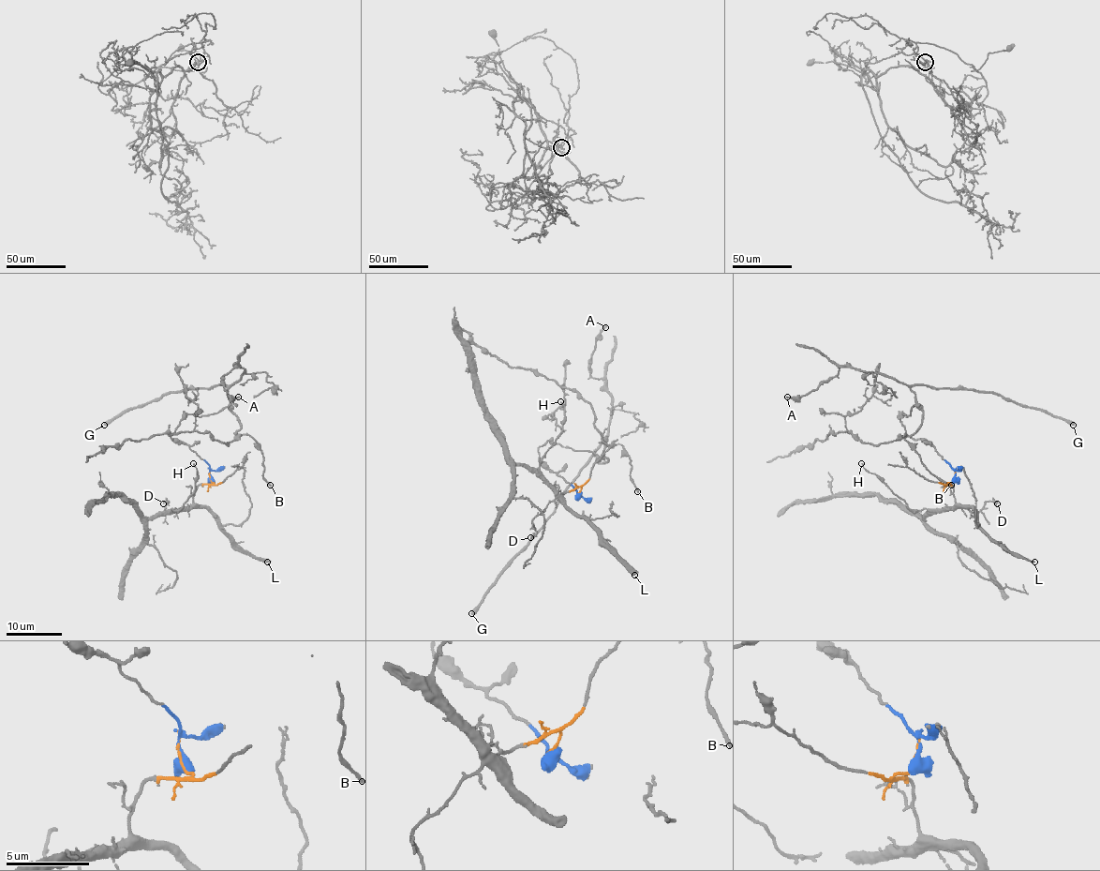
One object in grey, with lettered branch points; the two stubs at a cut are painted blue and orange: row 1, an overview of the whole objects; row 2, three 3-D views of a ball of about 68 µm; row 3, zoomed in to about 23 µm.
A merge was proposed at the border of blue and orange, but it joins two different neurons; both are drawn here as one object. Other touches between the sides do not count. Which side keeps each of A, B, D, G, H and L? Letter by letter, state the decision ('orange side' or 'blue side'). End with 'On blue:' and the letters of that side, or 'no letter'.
A: blue side
B: blue side
D: orange side
G: blue side
H: orange side
L: orange side
On blue: A, B, G

